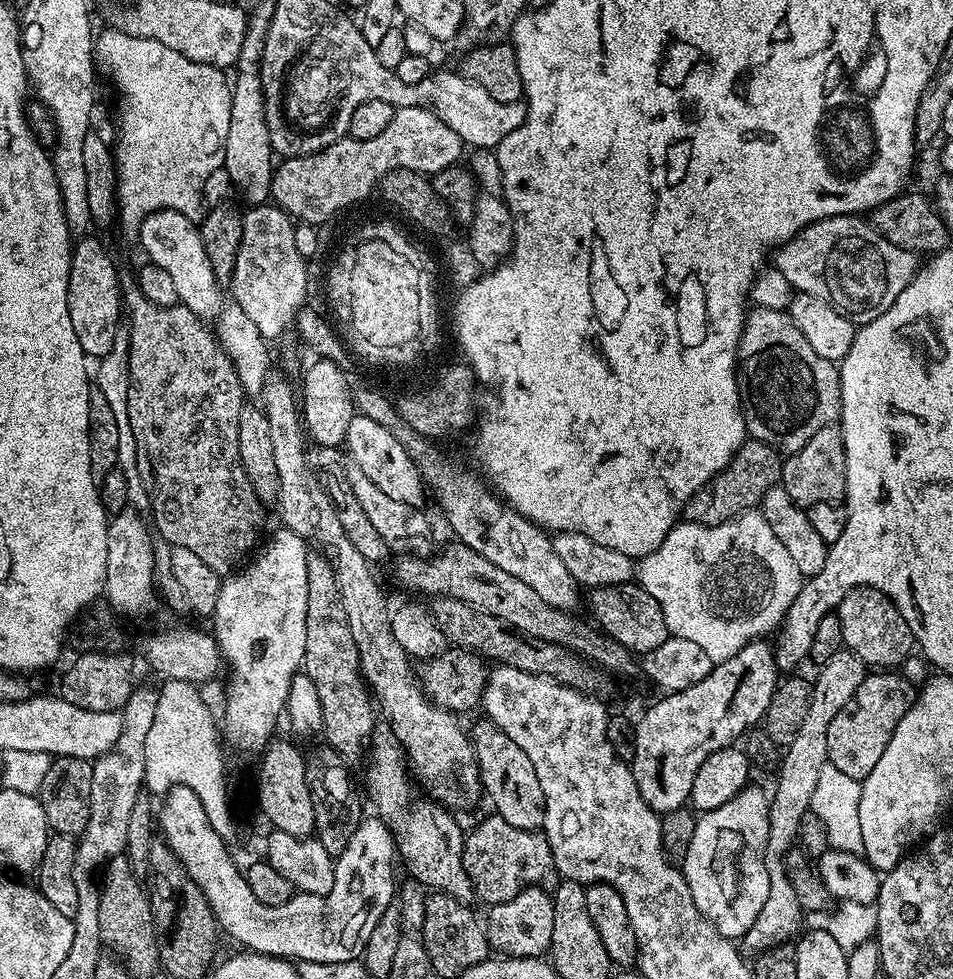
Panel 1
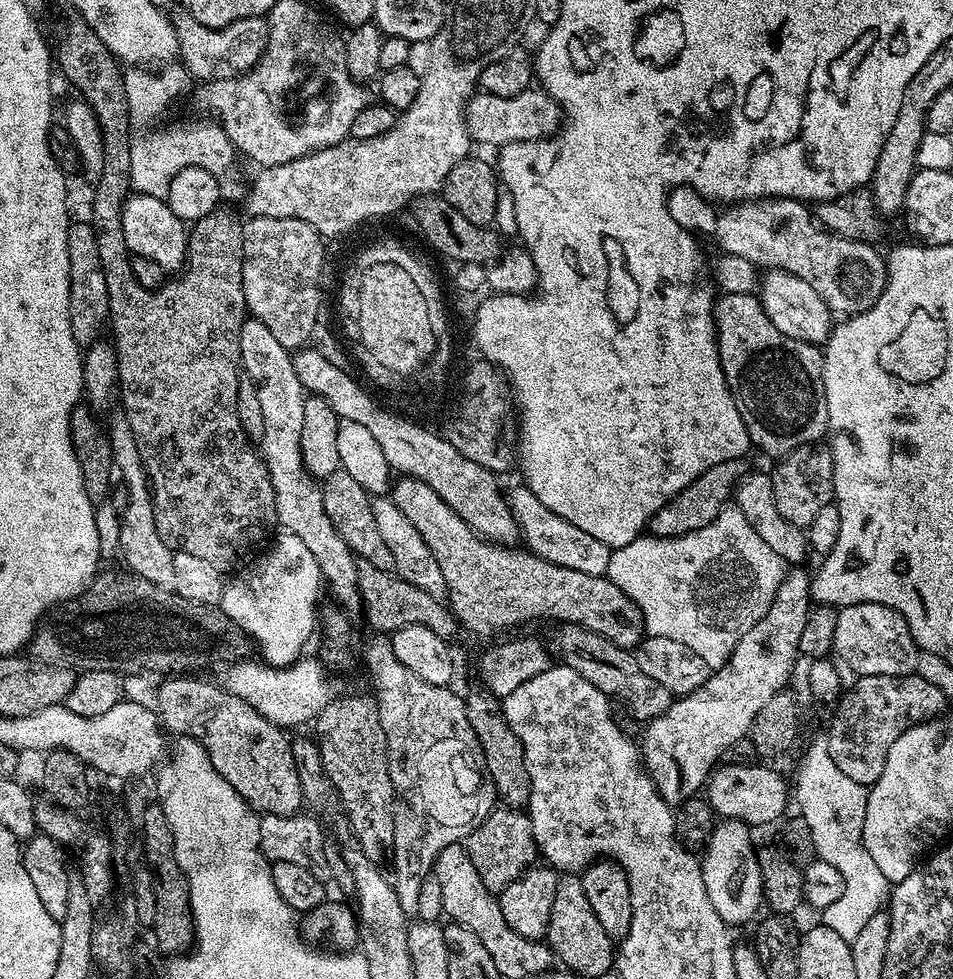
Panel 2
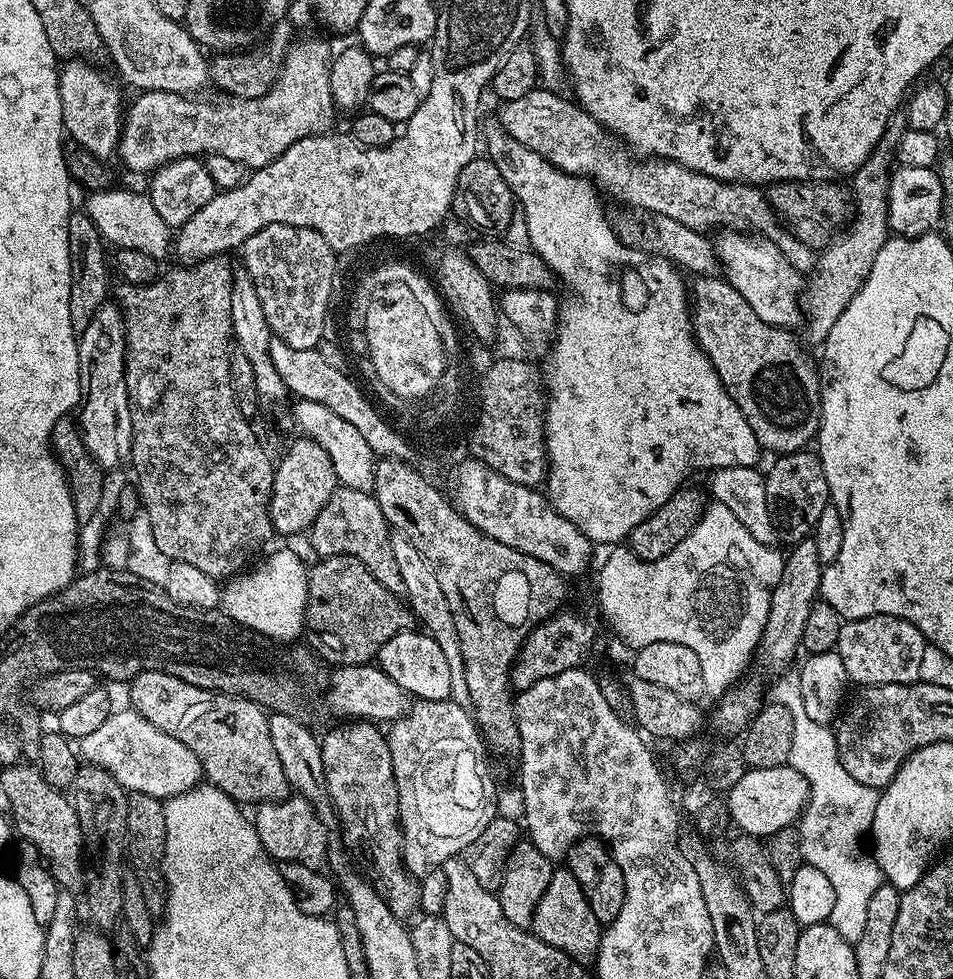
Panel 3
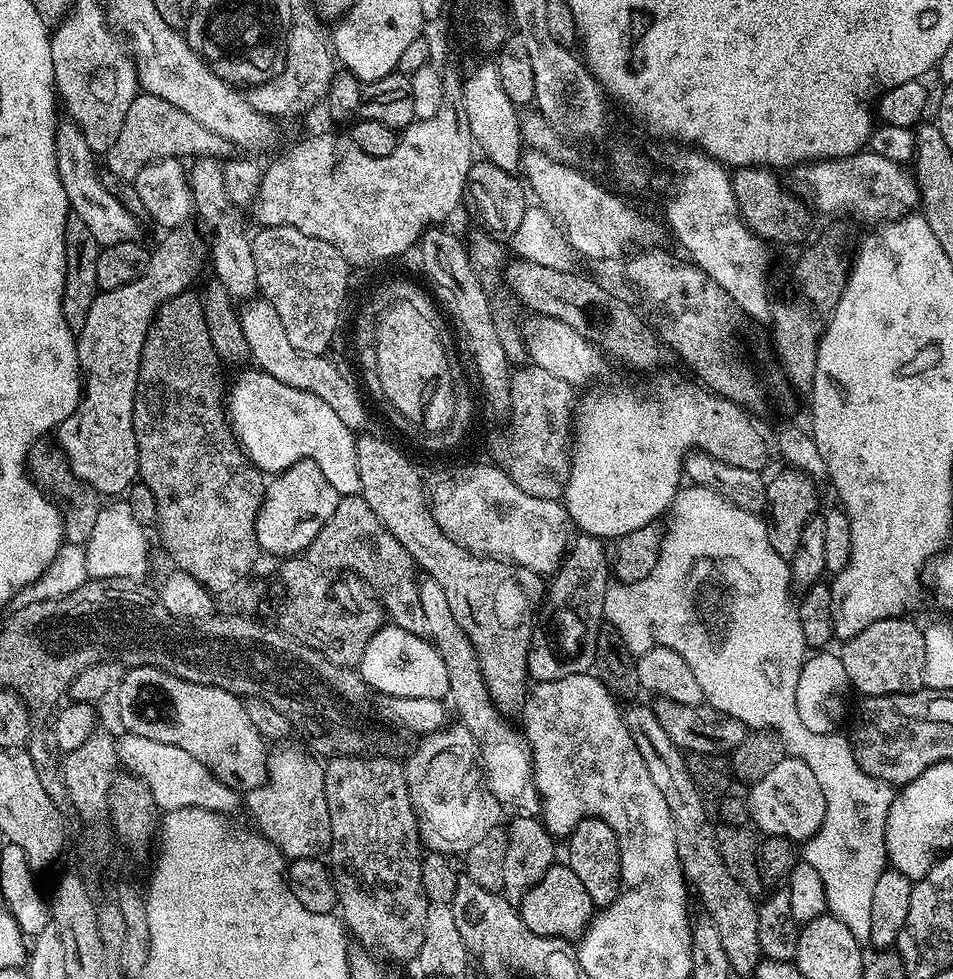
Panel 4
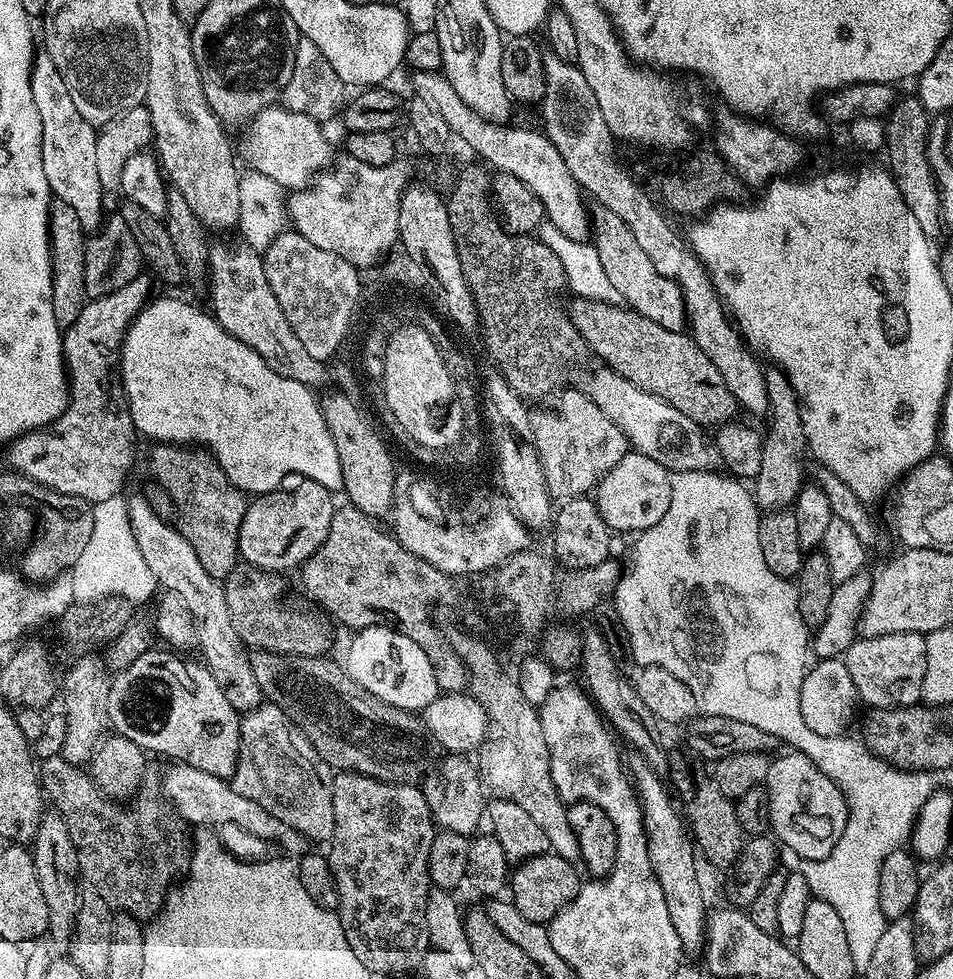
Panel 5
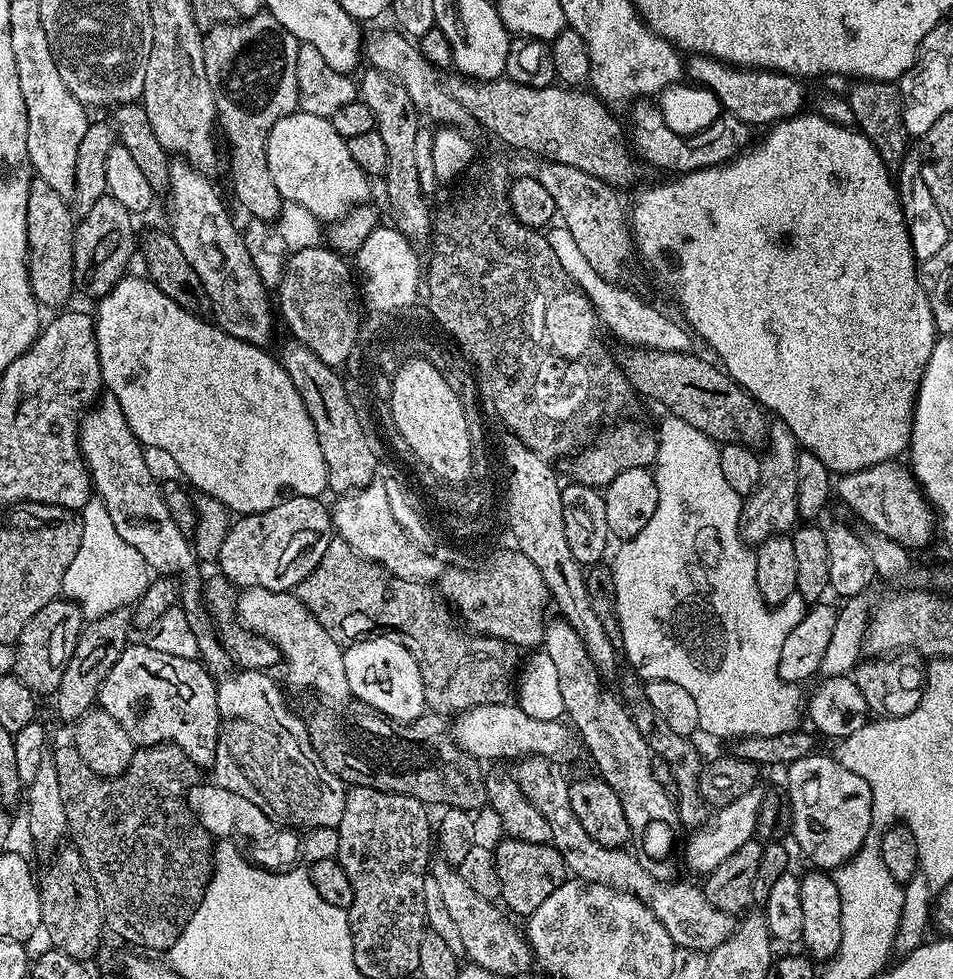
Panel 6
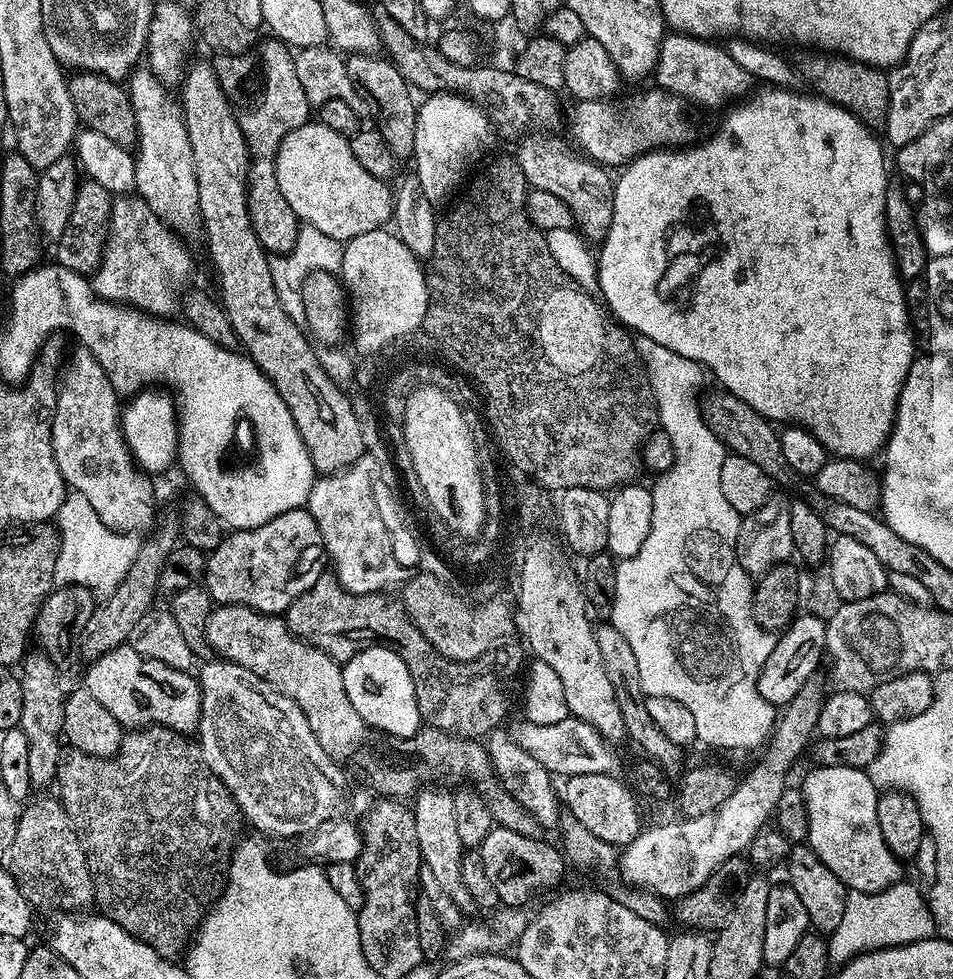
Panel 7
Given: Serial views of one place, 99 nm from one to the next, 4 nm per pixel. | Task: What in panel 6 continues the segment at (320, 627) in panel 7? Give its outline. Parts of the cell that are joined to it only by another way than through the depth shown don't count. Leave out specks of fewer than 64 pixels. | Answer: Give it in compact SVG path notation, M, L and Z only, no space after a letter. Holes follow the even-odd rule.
M334 538L330 546L326 546L322 562L318 562L318 566L314 566L314 570L306 578L302 578L294 593L308 607L310 614L322 624L323 629L339 642L355 642L370 636L391 636L399 640L402 646L406 646L406 650L410 650L420 667L429 713L455 718L474 706L506 704L513 699L514 681L522 664L520 648L502 638L469 634L456 620L457 625L452 621L452 616L448 613L449 605L435 587L390 574L381 564L374 564L359 556L344 540Z

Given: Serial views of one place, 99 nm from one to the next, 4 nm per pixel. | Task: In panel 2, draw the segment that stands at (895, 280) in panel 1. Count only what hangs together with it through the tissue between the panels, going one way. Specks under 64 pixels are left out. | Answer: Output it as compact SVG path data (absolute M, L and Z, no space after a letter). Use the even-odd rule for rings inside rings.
M687 186L673 188L668 194L670 218L690 233L713 236L721 253L746 258L746 262L764 270L780 269L797 275L818 292L833 314L841 312L841 317L847 318L870 310L888 281L885 257L879 256L871 243L829 232L804 208L807 207L801 201L787 198L717 206Z

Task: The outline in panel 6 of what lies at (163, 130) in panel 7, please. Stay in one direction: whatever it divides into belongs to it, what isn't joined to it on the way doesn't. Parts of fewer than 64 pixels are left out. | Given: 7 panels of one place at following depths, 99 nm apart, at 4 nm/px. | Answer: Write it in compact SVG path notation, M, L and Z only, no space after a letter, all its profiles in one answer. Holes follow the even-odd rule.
M176 158L169 163L166 189L169 224L167 227L172 233L174 242L178 242L182 255L190 261L190 266L194 266L198 278L202 278L202 286L206 286L206 294L212 303L210 316L216 327L239 340L268 346L272 340L272 312L274 316L273 301L272 304L268 301L270 289L263 284L254 262L251 261L241 229L239 227L236 229L223 198L216 193L215 186L208 179L207 175L197 172L192 165L182 159Z

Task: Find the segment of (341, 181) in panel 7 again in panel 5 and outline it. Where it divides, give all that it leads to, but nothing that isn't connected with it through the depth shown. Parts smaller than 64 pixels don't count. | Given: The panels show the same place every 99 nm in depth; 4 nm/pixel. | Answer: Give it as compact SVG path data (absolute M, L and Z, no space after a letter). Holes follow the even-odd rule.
M283 106L263 108L255 120L247 125L248 133L244 136L244 156L248 159L247 167L256 169L267 177L281 184L285 190L307 188L321 172L333 163L332 144L324 137L321 121L310 118L306 114L291 112Z

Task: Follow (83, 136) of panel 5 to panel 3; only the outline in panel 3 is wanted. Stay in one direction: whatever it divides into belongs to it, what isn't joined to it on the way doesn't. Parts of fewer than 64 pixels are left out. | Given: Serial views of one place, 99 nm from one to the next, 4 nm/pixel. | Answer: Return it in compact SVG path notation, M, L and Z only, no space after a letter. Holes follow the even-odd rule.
M93 192L87 198L86 211L89 218L98 226L101 236L109 245L116 244L117 249L129 248L142 250L142 254L150 254L157 262L163 261L163 256L169 255L174 244L174 232L162 220L162 214L154 210L151 195L140 192Z

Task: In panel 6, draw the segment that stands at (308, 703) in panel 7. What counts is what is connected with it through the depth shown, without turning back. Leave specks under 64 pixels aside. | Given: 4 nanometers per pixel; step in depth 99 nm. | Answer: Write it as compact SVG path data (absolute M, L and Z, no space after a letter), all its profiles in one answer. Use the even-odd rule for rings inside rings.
M261 587L243 589L237 595L236 612L237 619L245 628L276 645L286 678L294 687L314 690L336 700L351 697L343 645L323 629L294 592L270 591Z

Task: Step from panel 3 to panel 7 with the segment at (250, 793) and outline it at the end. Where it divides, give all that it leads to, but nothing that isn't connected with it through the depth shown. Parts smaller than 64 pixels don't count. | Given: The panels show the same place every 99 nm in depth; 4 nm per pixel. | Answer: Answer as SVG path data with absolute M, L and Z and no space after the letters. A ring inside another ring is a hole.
M127 646L102 653L87 667L83 687L94 694L94 698L98 698L98 702L102 702L125 729L150 724L161 724L185 734L199 729L202 698L199 679L192 672L174 670L174 666L166 666L166 662L154 662Z

